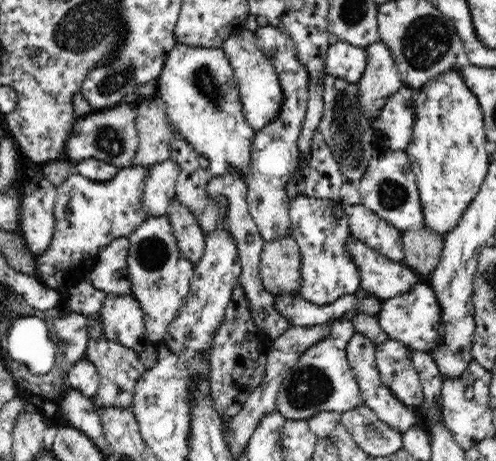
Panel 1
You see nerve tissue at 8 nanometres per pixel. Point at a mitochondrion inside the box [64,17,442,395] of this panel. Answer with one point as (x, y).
(111, 84)

